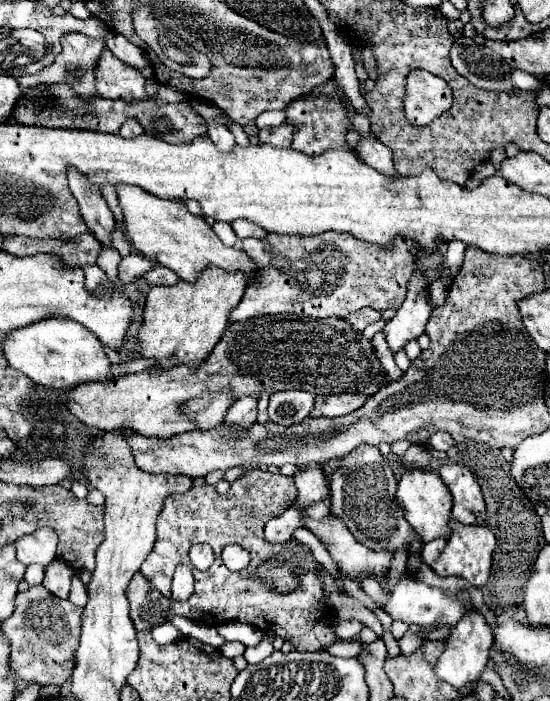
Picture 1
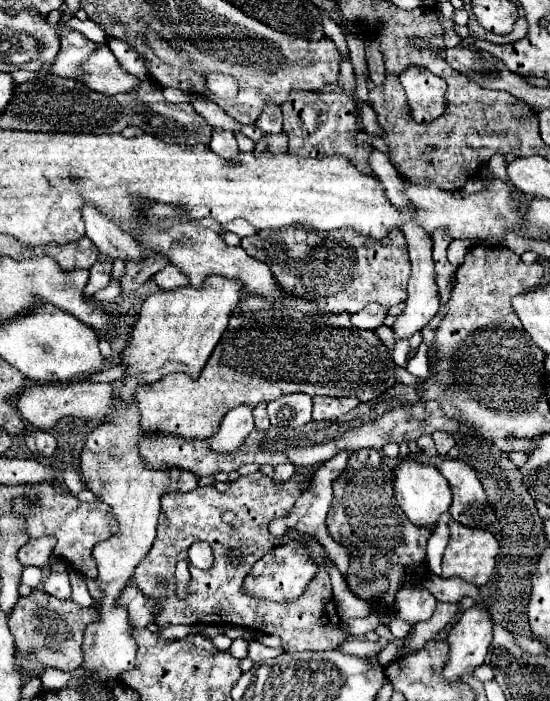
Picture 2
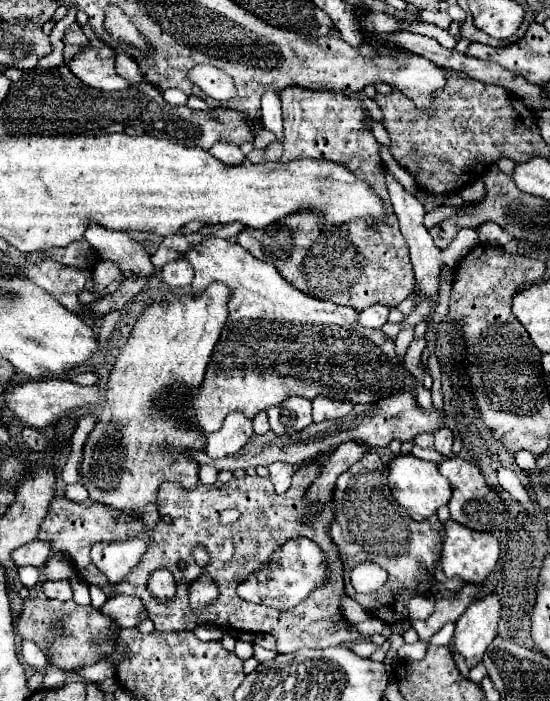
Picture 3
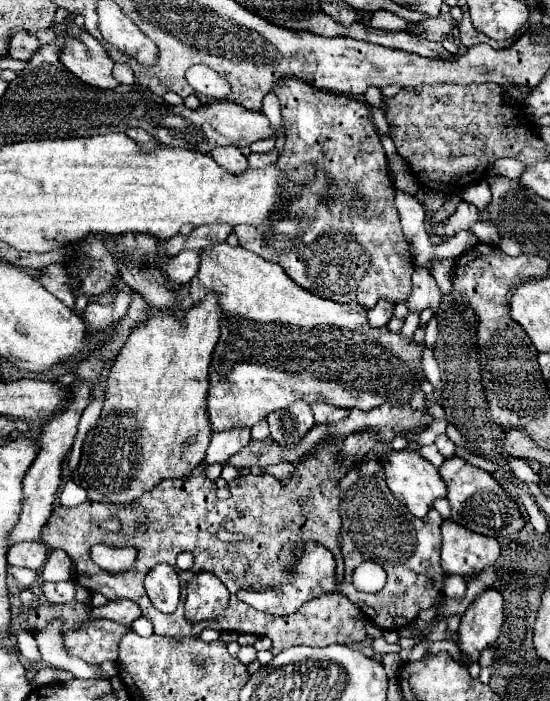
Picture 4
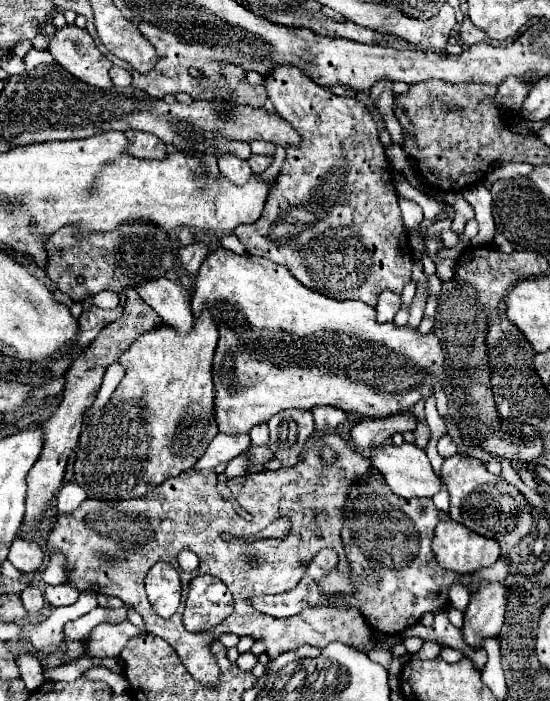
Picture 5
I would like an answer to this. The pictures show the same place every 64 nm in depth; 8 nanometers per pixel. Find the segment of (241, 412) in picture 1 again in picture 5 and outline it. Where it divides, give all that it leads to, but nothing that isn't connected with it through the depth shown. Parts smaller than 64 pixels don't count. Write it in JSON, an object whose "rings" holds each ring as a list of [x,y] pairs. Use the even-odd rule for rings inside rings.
{"rings":[[[218,434],[210,442],[210,446],[208,446],[206,454],[200,458],[200,462],[196,462],[194,470],[210,470],[210,468],[216,468],[222,462],[230,462],[232,458],[242,454],[248,446],[250,446],[248,434],[236,434],[236,436]]]}

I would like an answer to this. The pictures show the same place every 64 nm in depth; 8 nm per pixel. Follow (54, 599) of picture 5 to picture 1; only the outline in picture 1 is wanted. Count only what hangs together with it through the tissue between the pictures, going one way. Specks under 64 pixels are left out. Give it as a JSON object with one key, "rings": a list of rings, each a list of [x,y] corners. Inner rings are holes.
{"rings":[[[56,558],[52,564],[46,566],[46,576],[44,576],[44,588],[52,592],[58,598],[68,598],[70,594],[70,580],[72,580],[72,566],[66,564],[64,560]]]}

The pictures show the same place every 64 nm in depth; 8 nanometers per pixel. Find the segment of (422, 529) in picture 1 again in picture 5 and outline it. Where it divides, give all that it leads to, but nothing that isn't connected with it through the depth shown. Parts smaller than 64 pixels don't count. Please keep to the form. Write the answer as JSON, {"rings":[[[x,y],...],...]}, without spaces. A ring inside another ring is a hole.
{"rings":[[[404,442],[402,446],[394,446],[394,444],[382,444],[376,446],[368,452],[372,468],[376,468],[384,480],[388,482],[388,486],[392,488],[394,494],[410,500],[410,498],[430,498],[440,490],[440,478],[432,472],[430,460],[426,456],[426,452],[422,448],[418,448],[416,444],[408,444]]]}

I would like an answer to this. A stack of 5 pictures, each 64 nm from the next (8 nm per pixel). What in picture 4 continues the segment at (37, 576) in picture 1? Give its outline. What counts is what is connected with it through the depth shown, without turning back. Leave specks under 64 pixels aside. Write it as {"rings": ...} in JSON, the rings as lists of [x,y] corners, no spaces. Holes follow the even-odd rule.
{"rings":[[[8,566],[8,574],[10,574],[16,582],[20,582],[22,586],[26,586],[26,588],[30,588],[30,586],[34,584],[34,580],[36,580],[36,572],[34,572],[34,570],[28,570],[28,568]]]}

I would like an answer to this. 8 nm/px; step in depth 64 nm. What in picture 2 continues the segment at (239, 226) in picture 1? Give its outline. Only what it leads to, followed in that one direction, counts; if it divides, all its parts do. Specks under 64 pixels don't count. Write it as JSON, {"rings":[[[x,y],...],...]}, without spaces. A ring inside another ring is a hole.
{"rings":[[[234,219],[228,222],[228,224],[224,224],[224,226],[220,228],[220,232],[232,232],[236,233],[240,238],[244,238],[253,236],[258,230],[243,219]]]}

